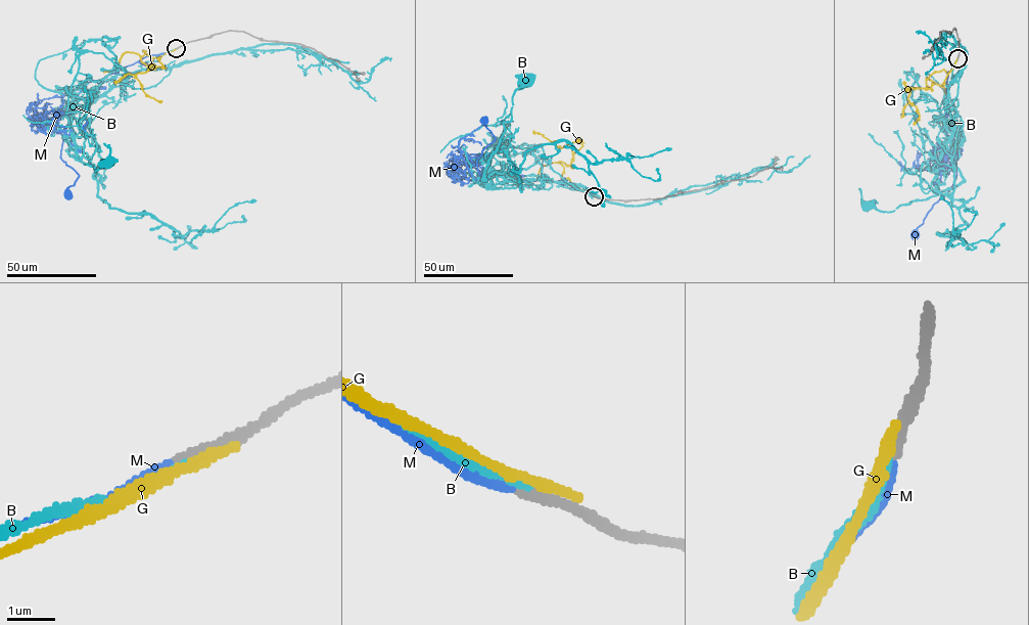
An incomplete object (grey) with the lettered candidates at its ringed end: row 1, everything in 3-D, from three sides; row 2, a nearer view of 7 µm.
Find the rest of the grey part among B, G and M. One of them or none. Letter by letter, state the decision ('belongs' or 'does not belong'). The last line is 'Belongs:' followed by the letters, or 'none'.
B: does not belong
G: does not belong
M: belongs
Belongs: M

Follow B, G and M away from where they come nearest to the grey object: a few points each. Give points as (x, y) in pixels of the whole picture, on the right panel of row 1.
B: (957, 57), (948, 97), (954, 132), (938, 161), (937, 192), (925, 199), (900, 205), (890, 212), (869, 205)
G: (957, 57), (947, 74), (930, 75), (931, 89), (910, 90), (920, 116), (914, 123)
M: (957, 58), (948, 72), (949, 109), (942, 123), (955, 151), (955, 180), (946, 194), (934, 204), (914, 235)

